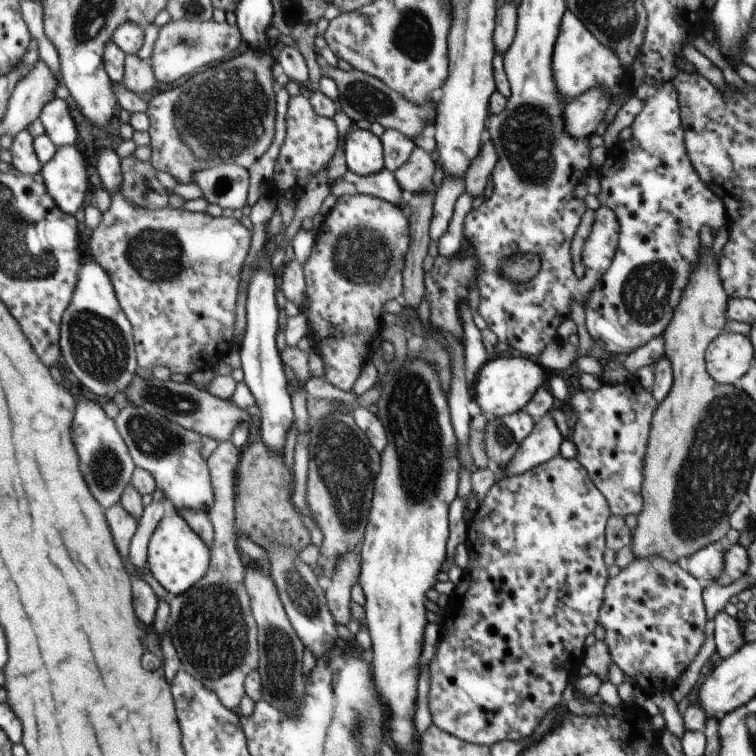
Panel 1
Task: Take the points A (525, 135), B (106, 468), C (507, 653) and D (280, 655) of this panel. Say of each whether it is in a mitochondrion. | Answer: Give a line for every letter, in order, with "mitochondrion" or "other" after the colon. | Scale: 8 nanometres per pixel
A: mitochondrion
B: mitochondrion
C: other
D: mitochondrion

